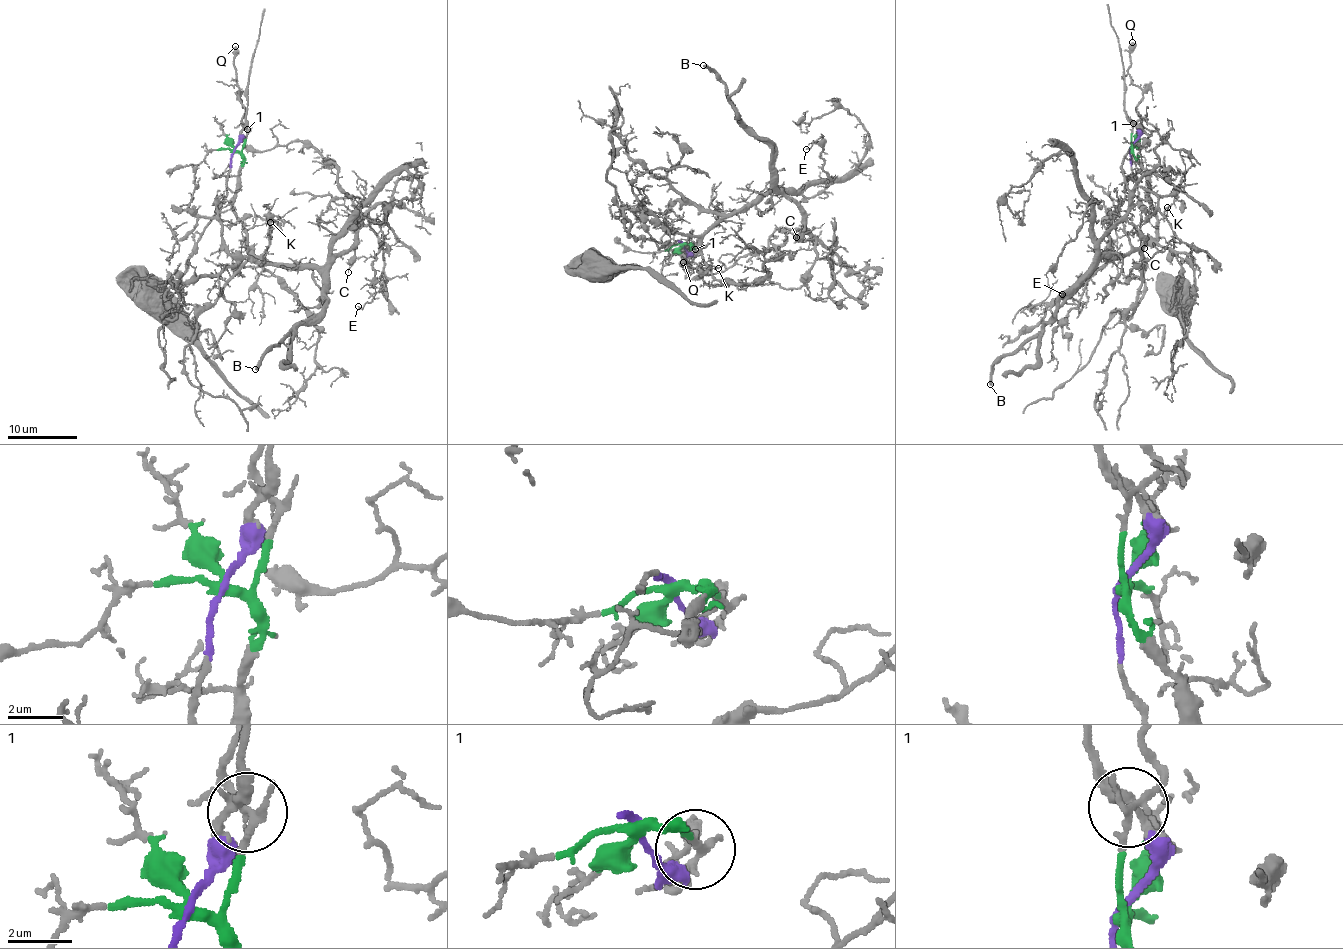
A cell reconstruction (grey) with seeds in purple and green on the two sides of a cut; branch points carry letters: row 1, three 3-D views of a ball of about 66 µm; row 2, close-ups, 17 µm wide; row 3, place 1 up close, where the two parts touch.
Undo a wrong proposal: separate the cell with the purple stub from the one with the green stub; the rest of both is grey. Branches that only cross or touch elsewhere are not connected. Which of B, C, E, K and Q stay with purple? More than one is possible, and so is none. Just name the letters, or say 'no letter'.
no letter

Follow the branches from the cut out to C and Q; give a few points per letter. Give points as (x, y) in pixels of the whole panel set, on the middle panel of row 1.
C: (683, 244), (691, 245), (681, 255), (693, 257), (717, 224), (769, 192), (786, 195), (800, 211), (797, 236)
Q: (683, 244), (695, 248), (689, 257), (693, 255), (693, 259), (688, 263), (684, 252), (683, 262)

